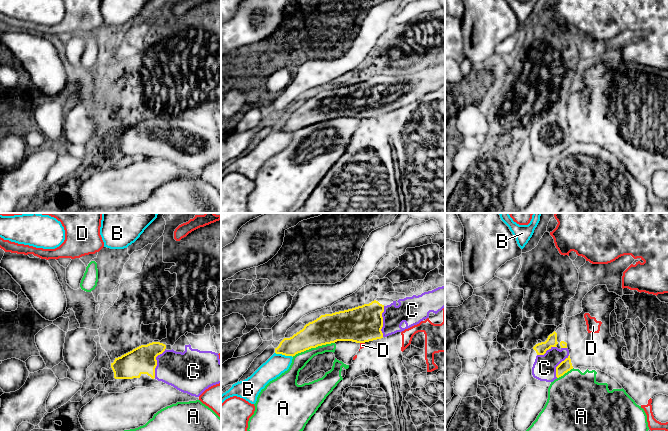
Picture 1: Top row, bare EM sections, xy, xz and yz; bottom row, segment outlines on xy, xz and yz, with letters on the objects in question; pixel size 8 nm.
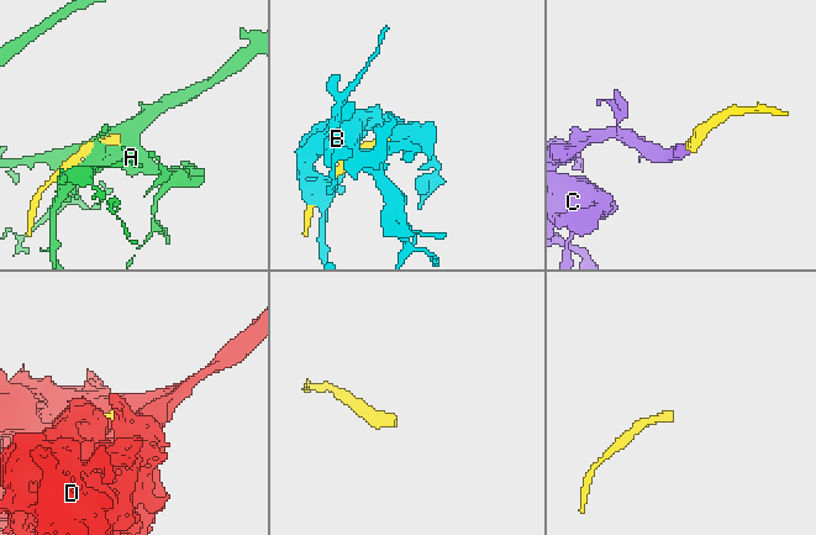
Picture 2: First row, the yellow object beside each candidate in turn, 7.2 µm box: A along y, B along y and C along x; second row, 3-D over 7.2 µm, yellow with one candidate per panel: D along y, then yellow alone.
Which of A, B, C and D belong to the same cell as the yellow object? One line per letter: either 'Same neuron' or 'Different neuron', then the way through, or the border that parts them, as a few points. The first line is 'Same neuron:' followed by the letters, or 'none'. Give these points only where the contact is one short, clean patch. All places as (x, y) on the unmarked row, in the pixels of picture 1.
Same neuron: C
A: Different neuron
B: Different neuron
C: Same neuron. Path across: xy (142, 136), (156, 138), (185, 147)
D: Different neuron

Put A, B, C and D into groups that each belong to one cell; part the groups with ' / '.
A / B / C / D

